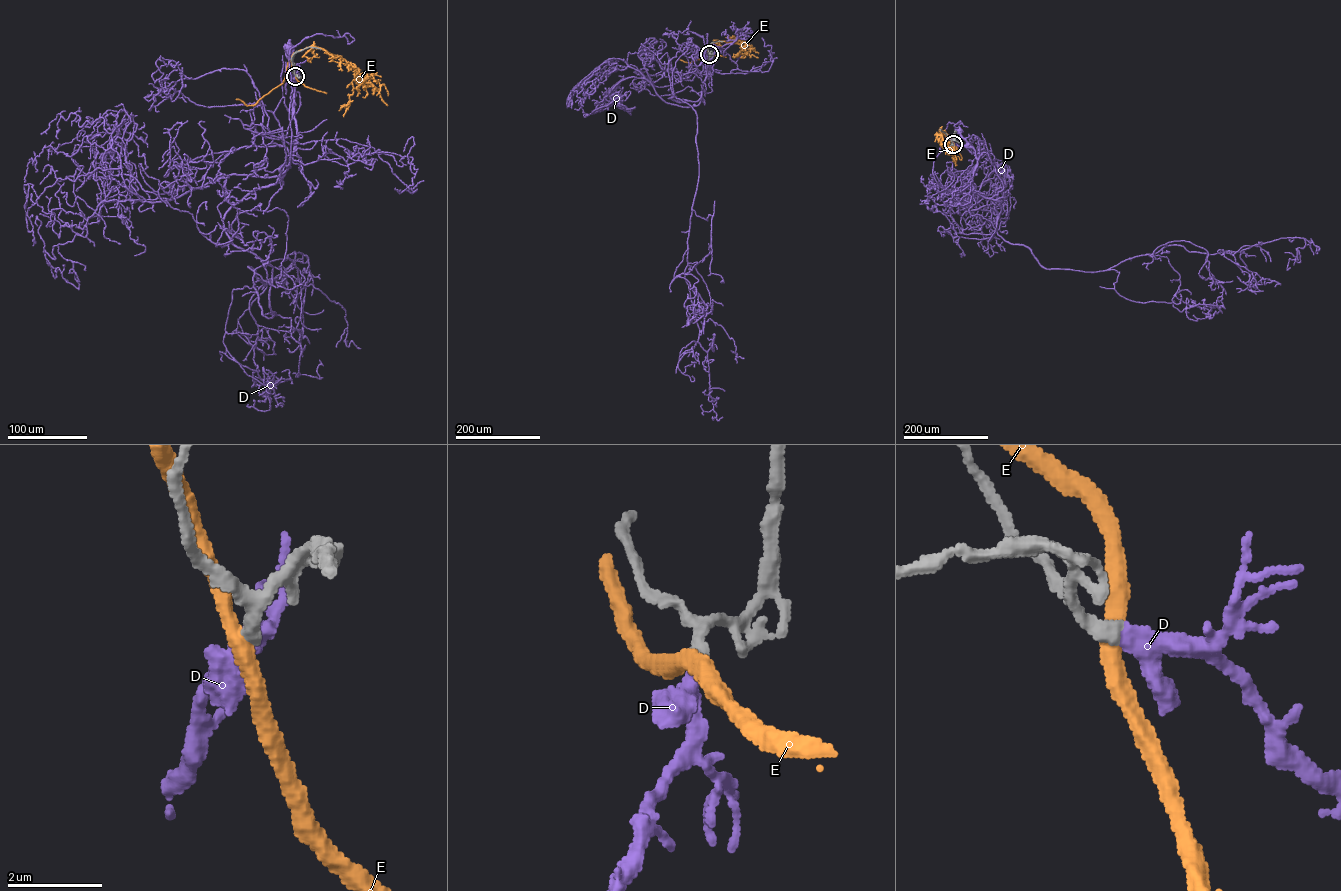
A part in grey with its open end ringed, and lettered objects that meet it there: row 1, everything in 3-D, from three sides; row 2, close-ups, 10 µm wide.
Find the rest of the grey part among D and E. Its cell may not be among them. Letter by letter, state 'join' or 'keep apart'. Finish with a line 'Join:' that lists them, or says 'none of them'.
D: join
E: keep apart
Join: D

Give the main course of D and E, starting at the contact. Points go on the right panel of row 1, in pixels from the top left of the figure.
D: (953, 144), (970, 146), (959, 130)
E: (953, 144), (940, 129), (942, 138), (953, 152), (955, 166)

